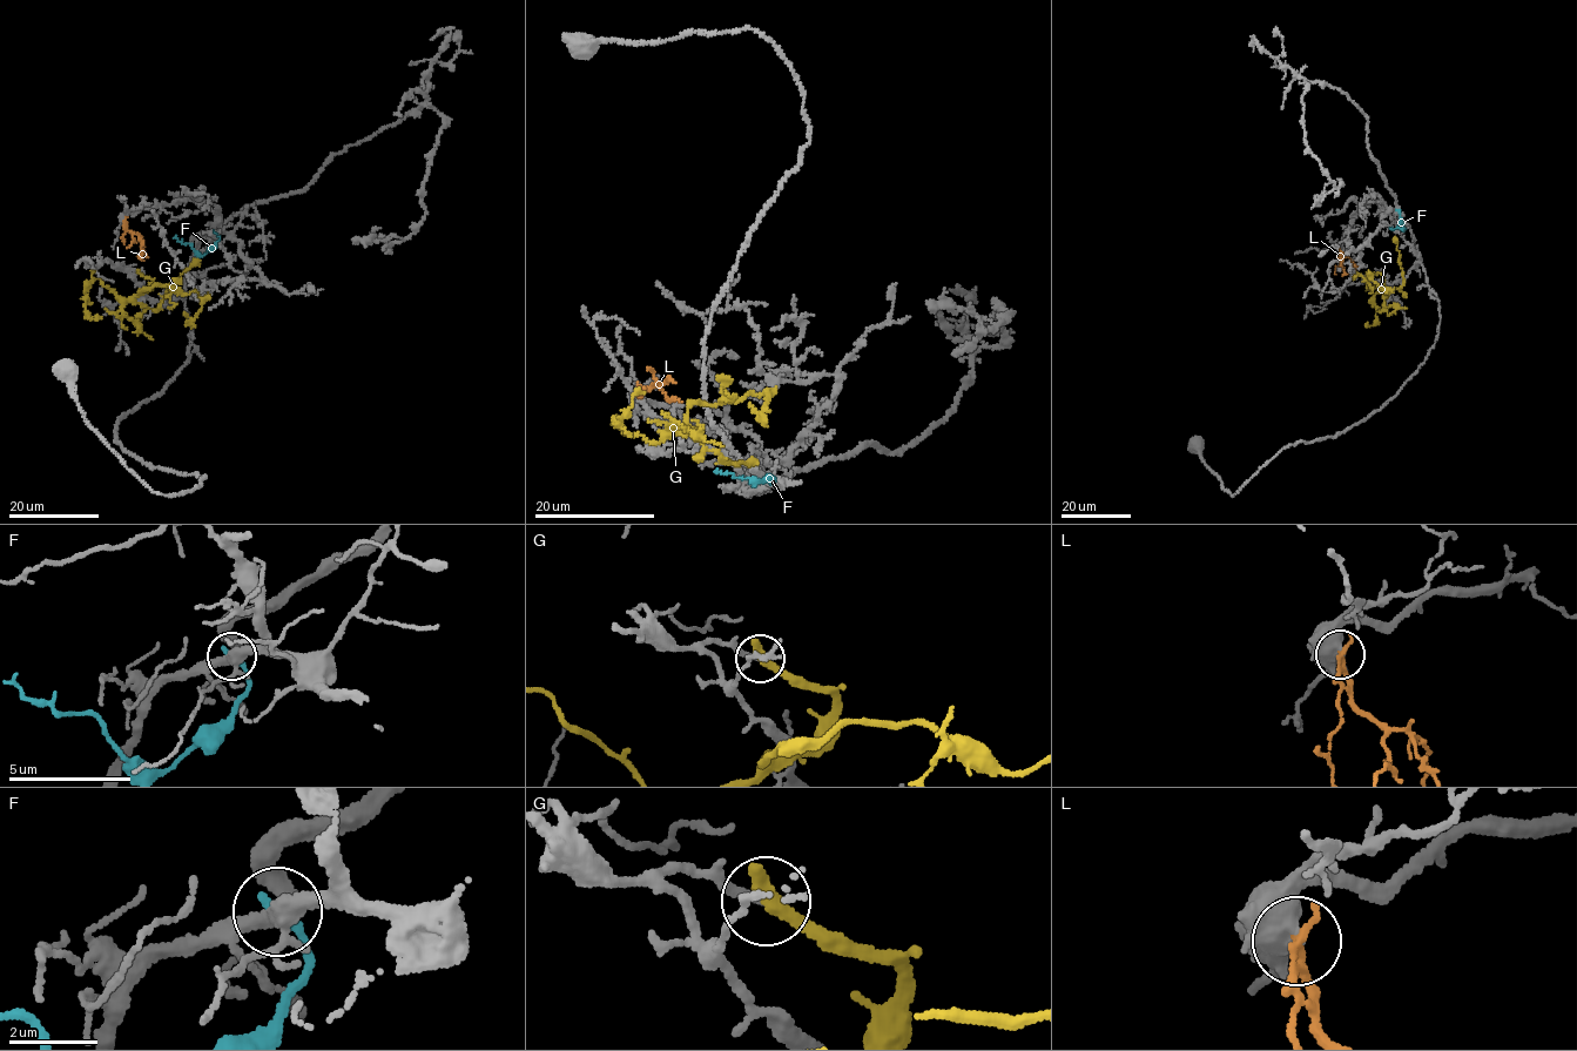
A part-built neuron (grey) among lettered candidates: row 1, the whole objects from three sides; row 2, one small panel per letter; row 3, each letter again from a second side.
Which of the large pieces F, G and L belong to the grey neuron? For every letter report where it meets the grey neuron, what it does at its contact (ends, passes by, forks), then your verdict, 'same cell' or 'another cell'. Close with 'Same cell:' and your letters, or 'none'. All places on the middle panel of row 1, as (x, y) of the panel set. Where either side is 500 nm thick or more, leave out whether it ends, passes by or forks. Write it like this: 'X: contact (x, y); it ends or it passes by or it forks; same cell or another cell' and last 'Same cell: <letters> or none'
F: contact (768, 480); it ends; another cell
G: contact (679, 428); it ends; another cell
L: contact (638, 395); it forks; same cell
Same cell: L

